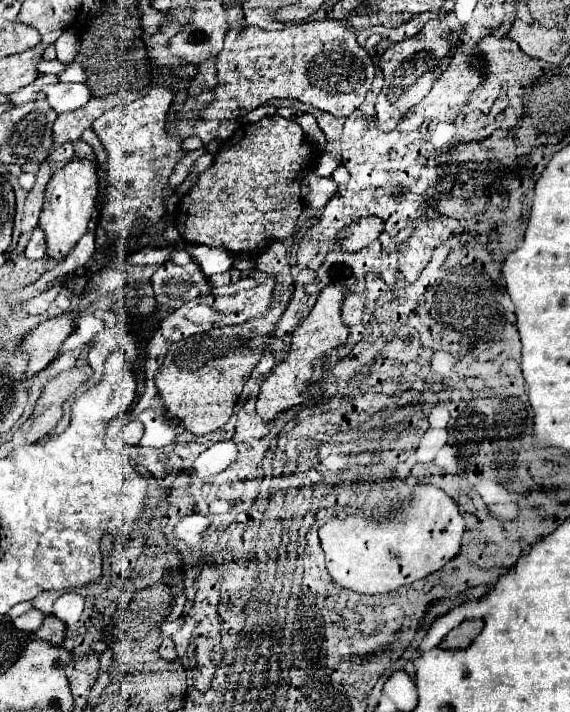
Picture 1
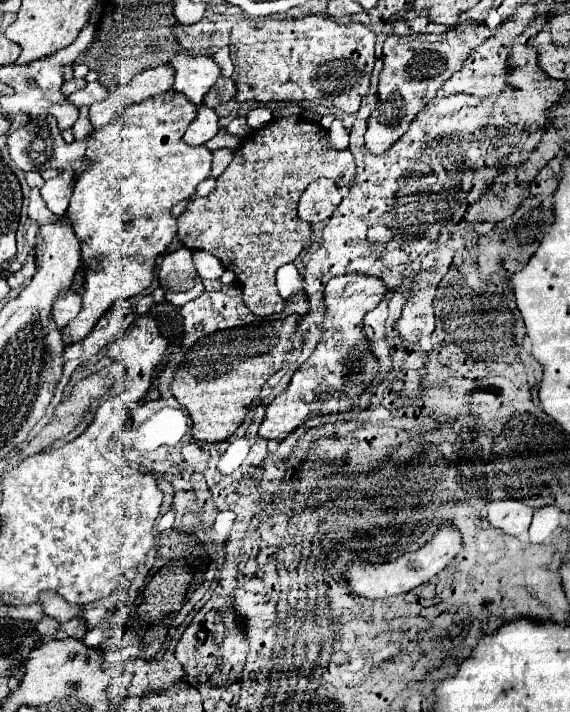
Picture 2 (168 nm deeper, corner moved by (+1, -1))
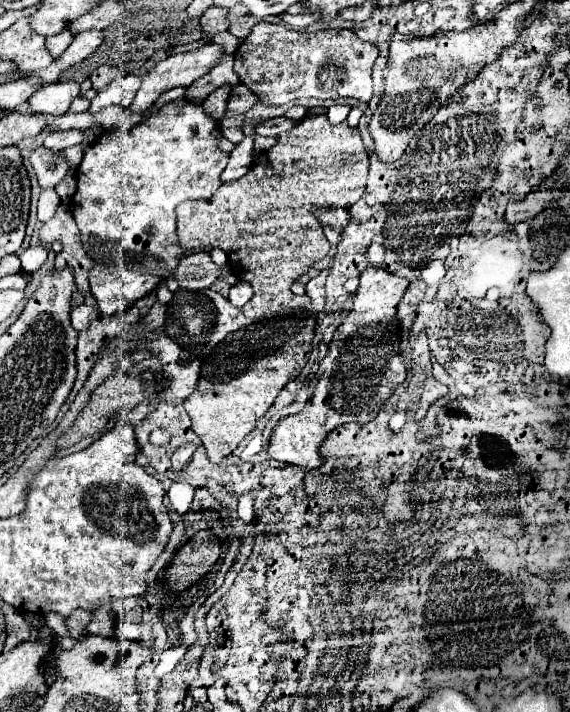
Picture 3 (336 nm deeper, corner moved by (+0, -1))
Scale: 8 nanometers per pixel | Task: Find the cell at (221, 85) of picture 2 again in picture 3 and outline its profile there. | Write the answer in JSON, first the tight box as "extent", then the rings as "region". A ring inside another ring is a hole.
{"extent":[226,85,258,115],"region":[[[238,85],[232,89],[232,95],[226,103],[226,115],[240,115],[244,111],[248,111],[258,99],[254,99],[252,91],[244,85]]]}

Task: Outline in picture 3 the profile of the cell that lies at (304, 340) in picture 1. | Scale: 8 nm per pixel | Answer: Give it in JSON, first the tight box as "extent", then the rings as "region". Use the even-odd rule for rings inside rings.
{"extent":[268,267,408,469],"region":[[[368,267],[360,275],[360,285],[354,293],[354,307],[328,343],[328,353],[314,375],[310,401],[300,413],[280,419],[272,429],[268,445],[268,455],[272,459],[304,469],[316,469],[322,463],[318,447],[334,427],[348,421],[368,423],[378,415],[396,385],[406,379],[406,369],[400,359],[400,331],[394,317],[396,305],[406,287],[408,281],[404,277],[378,267]]]}

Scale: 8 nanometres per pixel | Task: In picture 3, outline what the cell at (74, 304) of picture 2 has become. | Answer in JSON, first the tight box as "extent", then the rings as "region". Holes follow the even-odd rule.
{"extent":[70,303,98,331],"region":[[[86,303],[76,305],[76,307],[70,311],[72,327],[74,327],[76,331],[86,329],[86,327],[88,327],[88,323],[90,323],[90,313],[92,313],[92,319],[96,319],[96,317],[98,317],[98,315],[96,315],[96,307],[90,307],[90,305],[86,305]]]}

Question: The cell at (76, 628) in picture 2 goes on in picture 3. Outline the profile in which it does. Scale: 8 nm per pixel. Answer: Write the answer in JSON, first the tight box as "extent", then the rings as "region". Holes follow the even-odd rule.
{"extent":[84,607,116,637],"region":[[[100,607],[100,609],[92,611],[90,623],[86,625],[84,631],[90,633],[90,635],[112,637],[114,629],[116,629],[116,617],[114,617],[114,613],[110,609],[106,609],[106,607]]]}

